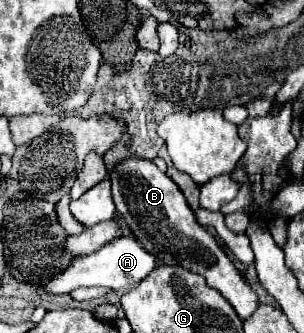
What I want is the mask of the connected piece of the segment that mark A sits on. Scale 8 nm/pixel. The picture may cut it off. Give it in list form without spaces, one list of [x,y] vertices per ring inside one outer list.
[[[125,236],[125,238],[117,238],[115,242],[109,242],[107,246],[103,246],[93,254],[87,254],[83,258],[79,256],[67,270],[63,270],[63,274],[57,274],[49,282],[45,282],[43,288],[53,294],[69,294],[71,290],[77,290],[81,286],[85,288],[105,286],[113,290],[125,290],[127,286],[145,280],[155,268],[157,268],[157,258],[151,252],[147,252],[135,238]]]

